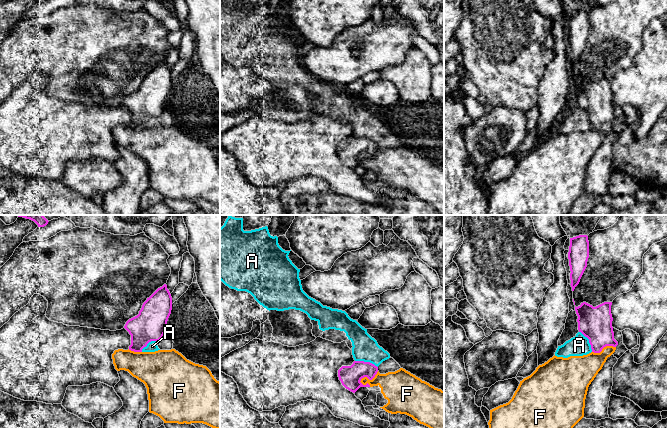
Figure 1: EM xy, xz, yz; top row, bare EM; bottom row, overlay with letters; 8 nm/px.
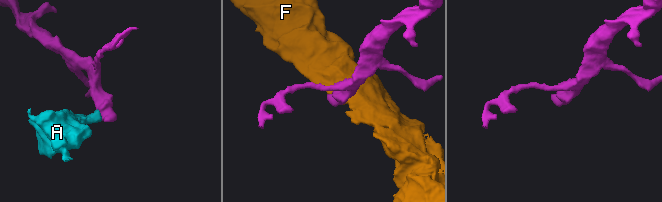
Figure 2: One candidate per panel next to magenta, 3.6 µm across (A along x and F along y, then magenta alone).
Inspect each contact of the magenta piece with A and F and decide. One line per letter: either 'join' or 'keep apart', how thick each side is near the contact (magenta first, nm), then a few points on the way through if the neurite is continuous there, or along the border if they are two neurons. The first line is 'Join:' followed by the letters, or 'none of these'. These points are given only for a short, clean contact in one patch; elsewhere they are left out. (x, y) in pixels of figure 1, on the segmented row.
Join: none of these
A: keep apart; calibres 180 and 200 nm; border xz (355, 360), (369, 361), (377, 367)
F: keep apart; calibres 180 and 260 nm; border xz (378, 371), (371, 379), (363, 377), (359, 381)

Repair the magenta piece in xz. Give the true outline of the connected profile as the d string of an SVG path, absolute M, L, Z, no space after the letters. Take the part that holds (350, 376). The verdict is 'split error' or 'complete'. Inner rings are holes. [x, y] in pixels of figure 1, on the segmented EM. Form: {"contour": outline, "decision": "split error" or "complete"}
{"contour": "M354 361L351 366L342 366L338 370L338 377L346 389L355 393L360 387L370 387L368 383L363 385L360 382L362 378L372 380L377 372L378 367L370 362Z", "decision": "complete"}

